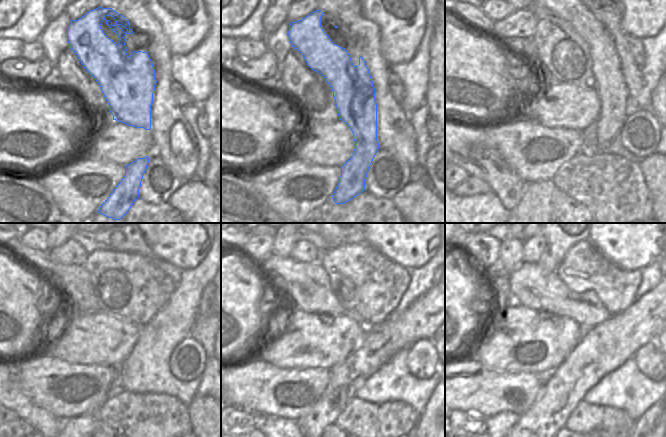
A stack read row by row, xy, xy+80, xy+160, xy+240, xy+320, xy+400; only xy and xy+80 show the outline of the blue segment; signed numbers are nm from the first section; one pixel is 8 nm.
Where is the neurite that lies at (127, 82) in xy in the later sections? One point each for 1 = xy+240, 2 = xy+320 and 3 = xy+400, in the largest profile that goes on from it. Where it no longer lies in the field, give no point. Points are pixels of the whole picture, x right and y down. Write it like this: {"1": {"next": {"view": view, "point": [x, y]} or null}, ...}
{"1": {"next": {"view": "xy+240", "point": [104, 286]}}, "2": {"next": {"view": "xy+320", "point": [328, 257]}}, "3": {"next": {"view": "xy+400", "point": [558, 272]}}}

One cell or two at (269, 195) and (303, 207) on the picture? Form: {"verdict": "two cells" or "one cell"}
{"verdict": "two cells"}

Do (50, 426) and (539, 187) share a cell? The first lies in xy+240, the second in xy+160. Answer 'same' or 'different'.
different

